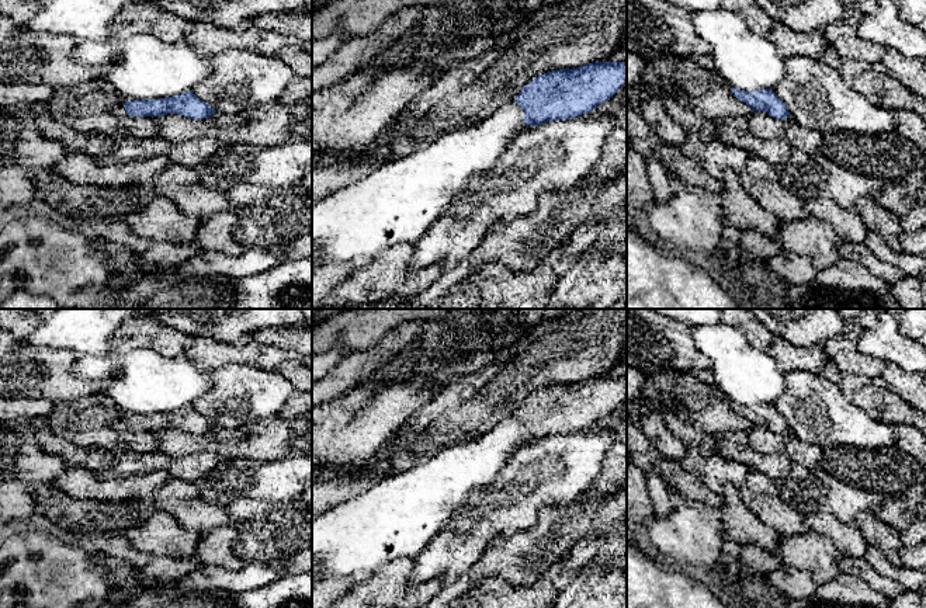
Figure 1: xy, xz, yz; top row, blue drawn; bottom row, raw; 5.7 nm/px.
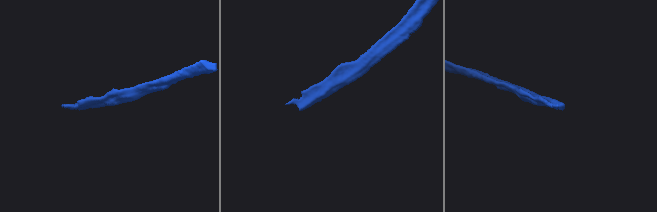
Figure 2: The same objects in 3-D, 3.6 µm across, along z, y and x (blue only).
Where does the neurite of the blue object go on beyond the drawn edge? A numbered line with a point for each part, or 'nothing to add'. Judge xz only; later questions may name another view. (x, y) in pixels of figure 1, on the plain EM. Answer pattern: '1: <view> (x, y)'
nothing to add

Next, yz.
nothing to add

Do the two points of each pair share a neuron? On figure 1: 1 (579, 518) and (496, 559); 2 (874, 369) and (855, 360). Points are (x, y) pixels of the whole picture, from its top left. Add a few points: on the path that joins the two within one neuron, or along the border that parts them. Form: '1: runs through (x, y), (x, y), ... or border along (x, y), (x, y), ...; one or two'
1: runs through (558, 530), (524, 559), (517, 559); one
2: runs through (870, 367), (859, 364); one

